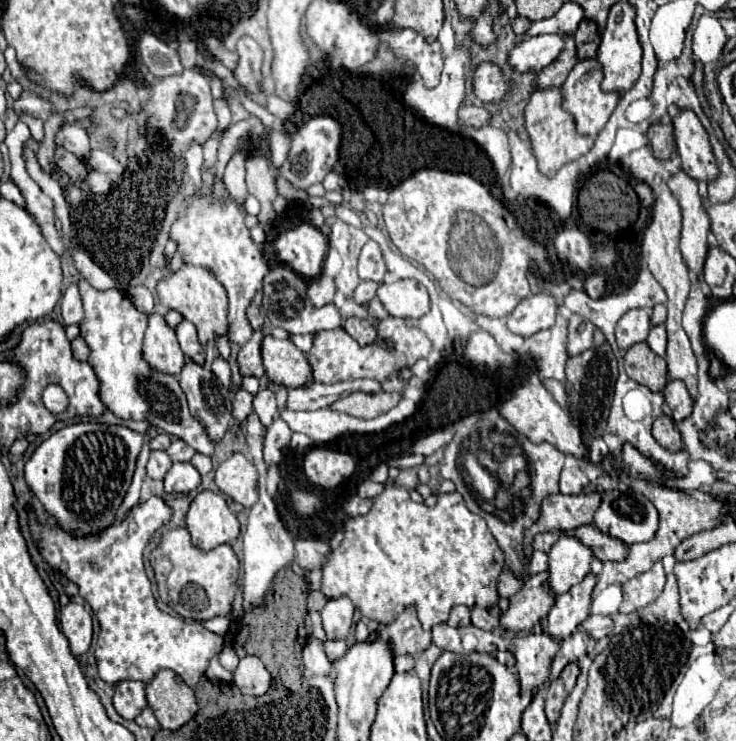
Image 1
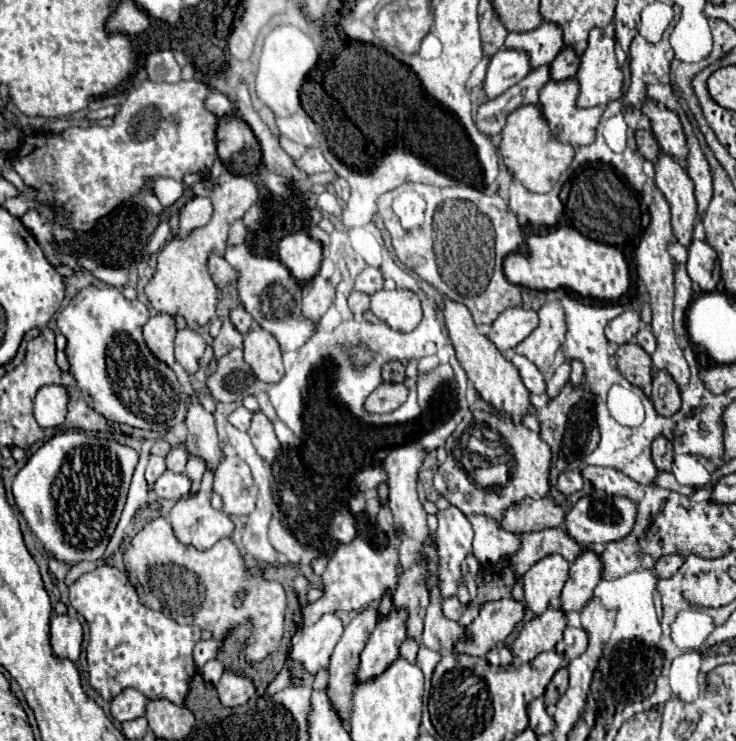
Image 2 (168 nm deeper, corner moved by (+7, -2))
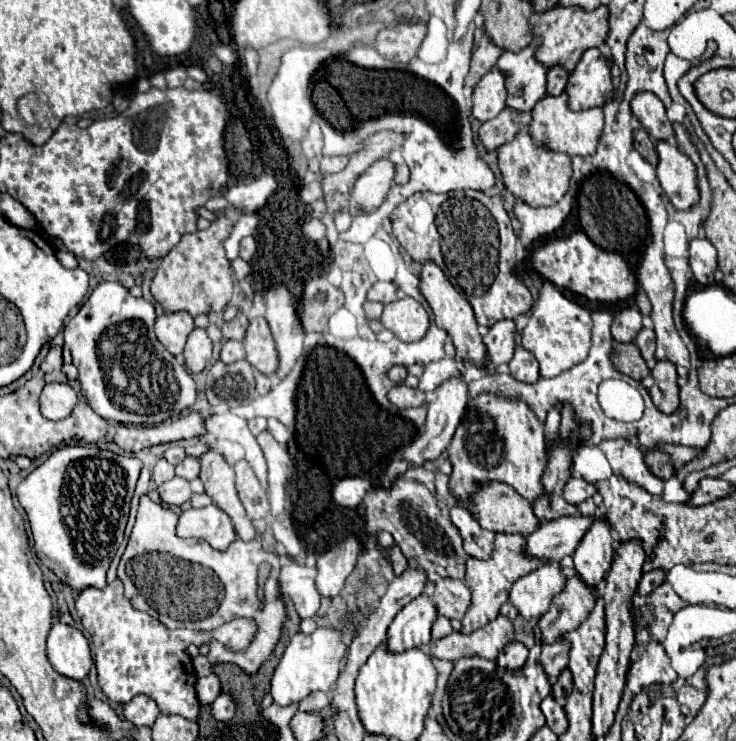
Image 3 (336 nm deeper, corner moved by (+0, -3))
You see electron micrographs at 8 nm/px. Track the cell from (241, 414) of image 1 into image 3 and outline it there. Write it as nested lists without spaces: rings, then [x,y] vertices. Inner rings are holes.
[[[185,510],[179,516],[177,536],[201,538],[207,540],[211,548],[225,552],[235,540],[235,528],[223,510]]]

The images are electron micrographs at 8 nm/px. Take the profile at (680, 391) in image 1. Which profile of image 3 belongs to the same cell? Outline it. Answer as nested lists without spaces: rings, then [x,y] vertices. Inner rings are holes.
[[[659,360],[651,370],[655,384],[649,388],[653,404],[663,412],[671,414],[679,408],[679,386],[677,386],[677,372],[675,364],[669,360]]]

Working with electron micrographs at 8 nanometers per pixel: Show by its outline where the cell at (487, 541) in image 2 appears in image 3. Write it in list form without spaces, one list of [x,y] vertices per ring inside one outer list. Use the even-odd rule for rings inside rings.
[[[461,506],[451,508],[451,520],[461,534],[463,548],[469,556],[475,556],[475,558],[489,558],[491,556],[495,532],[483,530],[479,526],[479,522],[473,518],[473,514]]]

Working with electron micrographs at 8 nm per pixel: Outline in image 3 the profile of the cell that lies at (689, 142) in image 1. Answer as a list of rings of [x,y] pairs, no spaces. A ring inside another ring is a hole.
[[[637,92],[631,100],[631,112],[655,140],[667,140],[673,136],[673,126],[665,114],[665,106],[653,92]]]

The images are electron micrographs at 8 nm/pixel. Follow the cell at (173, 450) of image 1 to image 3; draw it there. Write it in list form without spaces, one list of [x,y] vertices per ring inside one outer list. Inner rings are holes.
[[[187,456],[187,458],[177,466],[177,474],[179,474],[183,480],[187,480],[187,482],[195,480],[195,478],[199,476],[199,460]]]

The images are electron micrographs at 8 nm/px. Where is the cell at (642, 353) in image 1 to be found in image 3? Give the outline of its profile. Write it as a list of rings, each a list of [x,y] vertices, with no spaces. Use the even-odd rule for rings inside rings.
[[[633,342],[615,344],[615,348],[611,352],[611,362],[619,372],[631,376],[637,382],[649,374],[649,368],[647,368],[645,360],[641,358],[639,348]]]

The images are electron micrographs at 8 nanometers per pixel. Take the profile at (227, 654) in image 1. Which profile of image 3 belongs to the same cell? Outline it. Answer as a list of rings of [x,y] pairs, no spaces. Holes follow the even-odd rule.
[[[209,674],[205,678],[199,678],[195,684],[195,692],[201,704],[213,704],[213,700],[219,696],[219,678],[215,674]]]

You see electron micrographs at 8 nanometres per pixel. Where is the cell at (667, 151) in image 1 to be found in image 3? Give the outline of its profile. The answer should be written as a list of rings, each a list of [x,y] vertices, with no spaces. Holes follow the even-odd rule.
[[[639,128],[639,130],[635,130],[633,140],[635,140],[635,150],[637,150],[651,166],[657,166],[657,152],[655,152],[655,144],[653,144],[653,140],[649,138],[649,134],[647,134],[643,128]]]

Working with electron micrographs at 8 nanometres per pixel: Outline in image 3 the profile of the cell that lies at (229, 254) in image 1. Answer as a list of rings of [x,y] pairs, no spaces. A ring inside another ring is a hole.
[[[237,340],[223,342],[223,348],[221,348],[221,362],[233,364],[235,360],[243,360],[243,358],[245,358],[245,346],[243,346],[243,342],[237,342]]]

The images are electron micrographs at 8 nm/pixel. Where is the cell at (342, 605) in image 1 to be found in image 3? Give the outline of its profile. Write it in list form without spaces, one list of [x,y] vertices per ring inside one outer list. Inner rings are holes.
[[[317,628],[313,634],[305,636],[303,632],[295,634],[279,660],[275,674],[271,678],[271,696],[277,706],[289,706],[301,702],[305,696],[311,692],[325,692],[331,694],[335,680],[339,676],[339,666],[341,658],[345,656],[345,636],[341,630],[331,630],[331,628]]]

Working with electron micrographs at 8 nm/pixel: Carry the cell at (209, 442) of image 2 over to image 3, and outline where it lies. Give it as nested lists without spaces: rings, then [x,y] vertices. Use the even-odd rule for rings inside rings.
[[[209,450],[201,456],[201,474],[199,474],[201,482],[205,484],[205,492],[209,494],[209,498],[223,510],[229,514],[229,518],[233,520],[235,532],[241,540],[255,540],[257,538],[257,530],[251,524],[251,520],[245,516],[245,508],[237,496],[235,490],[235,474],[233,468],[225,462],[225,458],[221,454],[217,454],[215,450]]]

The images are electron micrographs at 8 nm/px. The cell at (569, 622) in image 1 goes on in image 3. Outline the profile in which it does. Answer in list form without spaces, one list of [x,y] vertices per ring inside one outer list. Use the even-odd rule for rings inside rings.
[[[593,518],[591,528],[587,530],[573,554],[573,562],[577,574],[585,584],[595,588],[603,582],[613,562],[613,538],[607,518]]]

